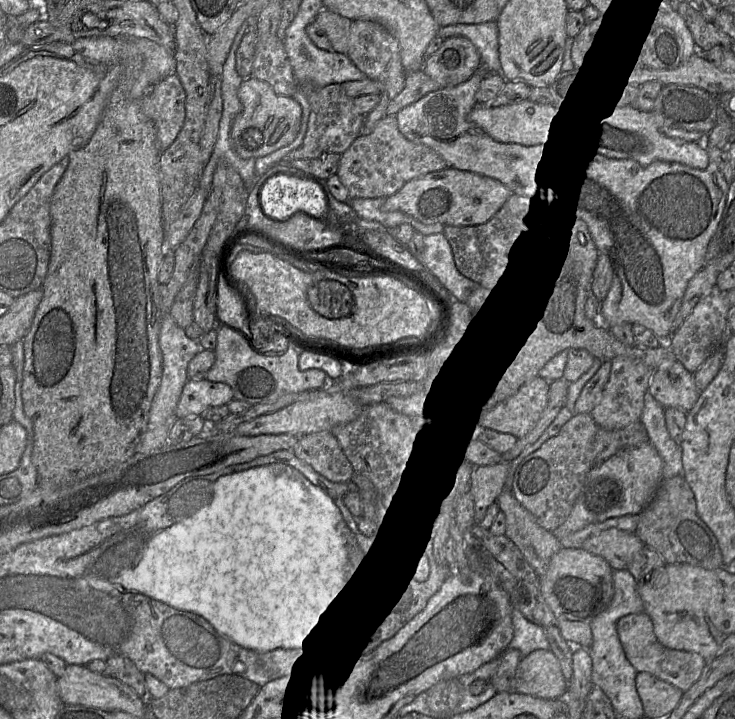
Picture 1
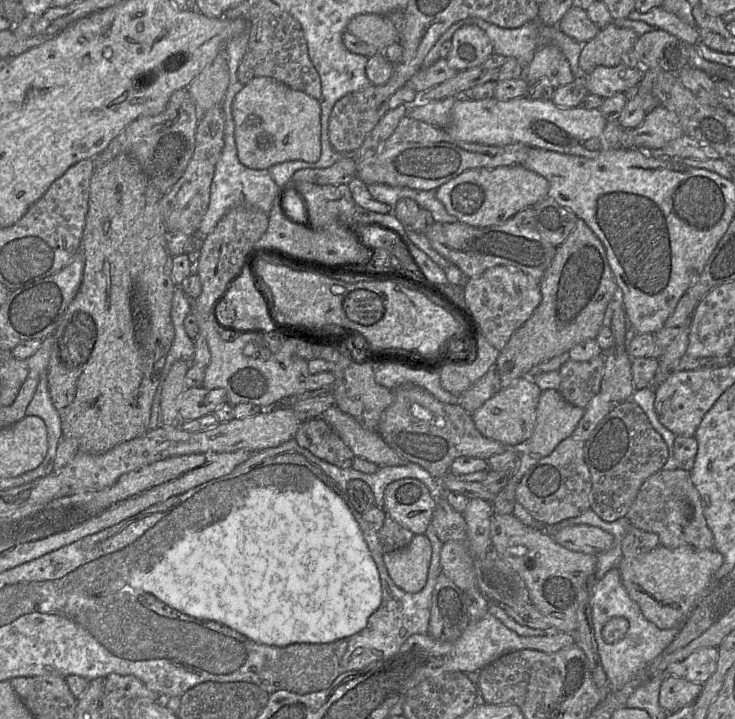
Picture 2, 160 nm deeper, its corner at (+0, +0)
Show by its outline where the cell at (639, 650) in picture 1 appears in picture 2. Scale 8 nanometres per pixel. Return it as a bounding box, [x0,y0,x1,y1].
[665,647,718,685]

